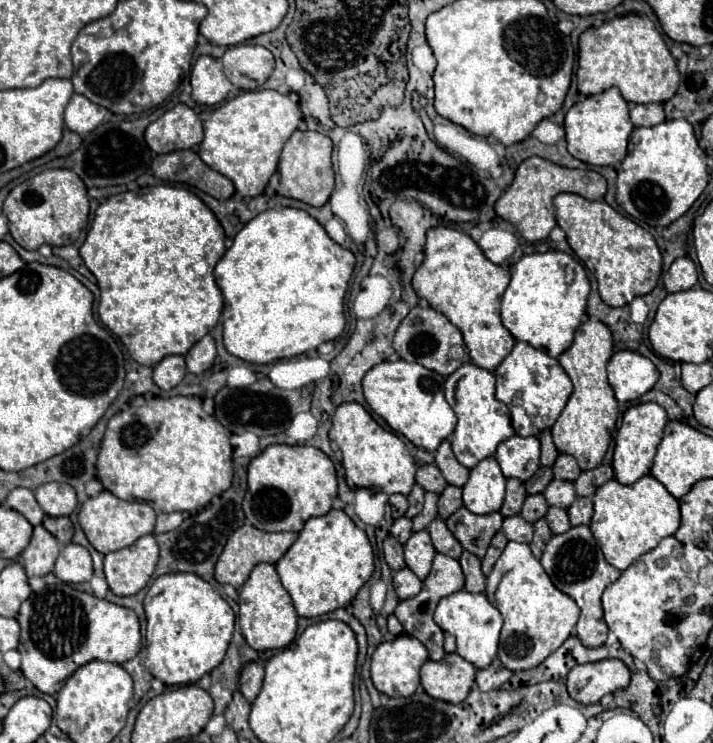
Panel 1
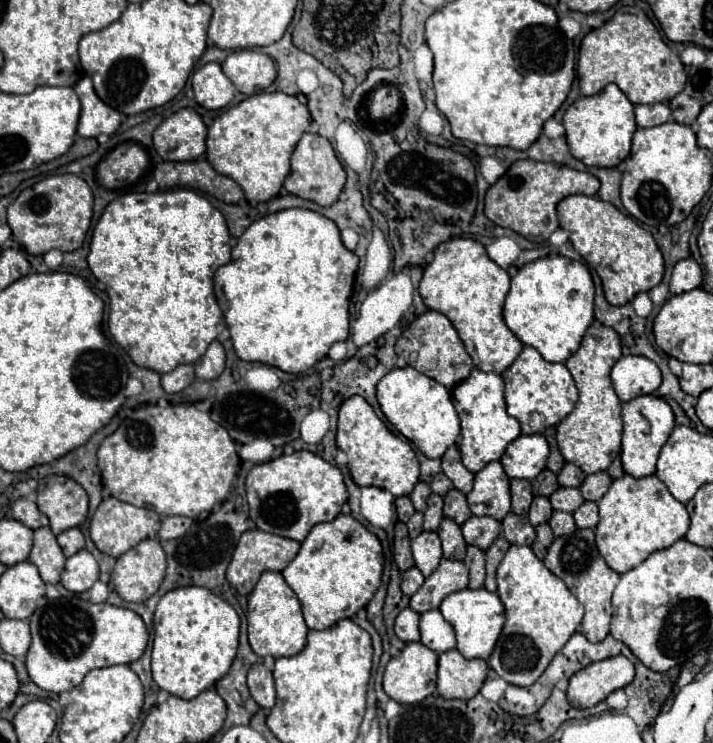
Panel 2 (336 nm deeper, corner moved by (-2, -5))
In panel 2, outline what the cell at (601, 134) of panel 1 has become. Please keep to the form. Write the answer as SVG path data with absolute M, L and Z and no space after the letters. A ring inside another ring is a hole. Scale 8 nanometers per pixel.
M610 83L592 97L576 99L564 113L564 127L570 153L576 159L588 167L616 167L630 154L630 141L636 131L634 105L618 85Z

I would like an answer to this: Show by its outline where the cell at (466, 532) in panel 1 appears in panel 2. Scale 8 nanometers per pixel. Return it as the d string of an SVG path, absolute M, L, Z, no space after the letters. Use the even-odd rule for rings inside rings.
M470 517L462 525L462 535L468 545L476 545L486 551L500 535L500 521L494 517Z

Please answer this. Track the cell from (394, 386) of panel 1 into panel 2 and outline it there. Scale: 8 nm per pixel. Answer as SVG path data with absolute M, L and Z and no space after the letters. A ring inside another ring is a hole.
M414 367L392 369L382 377L378 383L378 403L386 419L430 459L440 459L460 437L460 417L454 409L450 391L428 375L418 373Z

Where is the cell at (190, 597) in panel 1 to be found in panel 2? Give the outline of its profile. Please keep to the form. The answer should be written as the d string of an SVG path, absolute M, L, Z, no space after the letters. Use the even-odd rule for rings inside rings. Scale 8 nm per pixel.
M182 587L166 593L154 613L152 679L170 695L192 699L222 679L238 651L240 617L230 603L206 587Z

